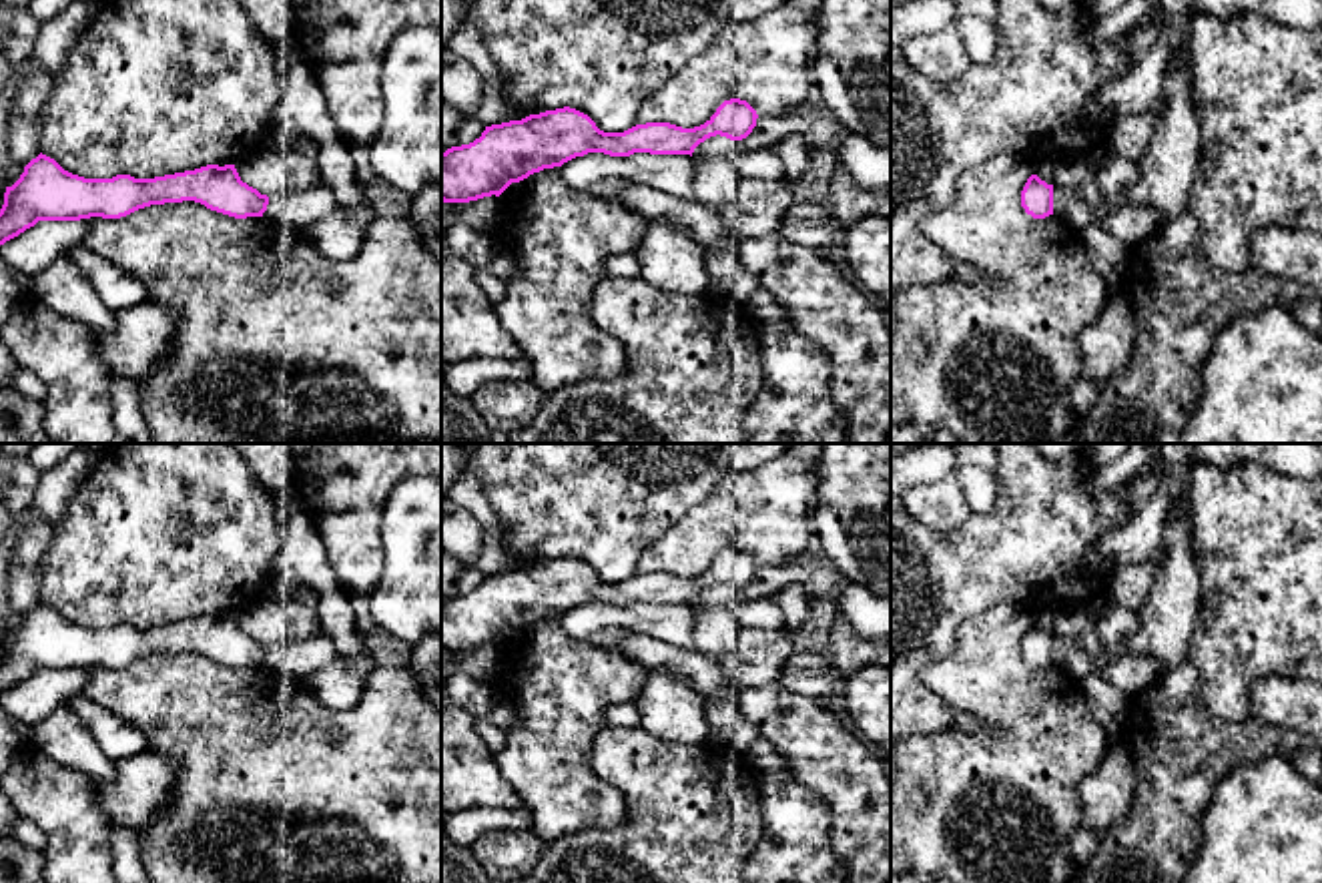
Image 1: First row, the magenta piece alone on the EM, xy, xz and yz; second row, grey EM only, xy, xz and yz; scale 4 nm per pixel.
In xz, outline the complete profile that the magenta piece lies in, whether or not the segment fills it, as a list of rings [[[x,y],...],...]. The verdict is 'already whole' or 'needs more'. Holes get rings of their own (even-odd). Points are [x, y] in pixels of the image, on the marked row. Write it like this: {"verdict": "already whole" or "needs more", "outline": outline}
{"verdict": "already whole", "outline": [[[740,98],[724,100],[704,124],[694,128],[646,122],[624,132],[604,132],[588,114],[570,106],[530,114],[485,126],[473,142],[441,153],[441,201],[469,203],[500,197],[512,183],[588,153],[692,157],[710,136],[746,138],[756,118],[756,110]]]}

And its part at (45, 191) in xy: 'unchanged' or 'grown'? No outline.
unchanged

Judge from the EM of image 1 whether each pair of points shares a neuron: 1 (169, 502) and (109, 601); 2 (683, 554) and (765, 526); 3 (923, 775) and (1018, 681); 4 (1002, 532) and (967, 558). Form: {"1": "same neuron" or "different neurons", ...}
{"1": "same neuron", "2": "same neuron", "3": "same neuron", "4": "same neuron"}

